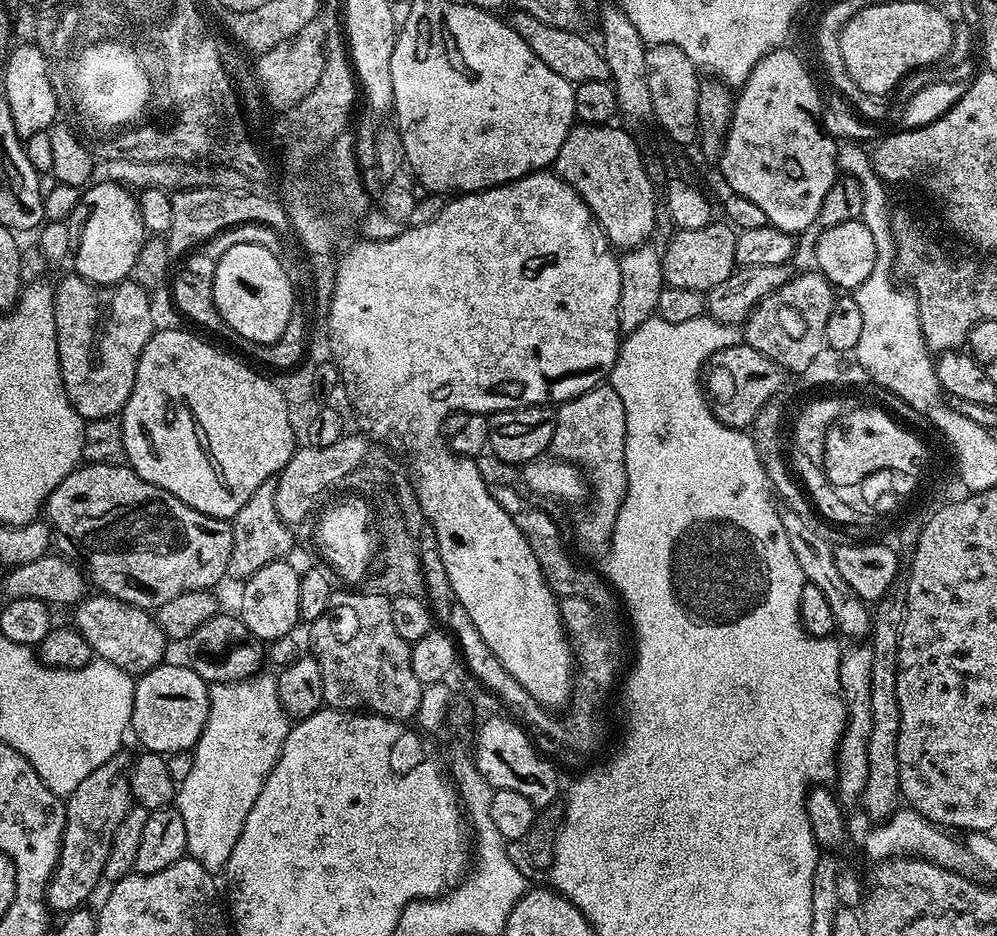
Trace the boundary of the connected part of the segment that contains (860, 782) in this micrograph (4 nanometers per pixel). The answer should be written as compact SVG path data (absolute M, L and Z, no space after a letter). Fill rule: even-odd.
M852 642L840 654L838 662L838 682L840 696L844 699L844 713L848 721L844 723L844 733L836 751L836 774L834 777L834 791L836 799L841 805L855 805L868 777L868 763L866 762L866 746L870 742L870 673L874 666L872 645L868 642Z

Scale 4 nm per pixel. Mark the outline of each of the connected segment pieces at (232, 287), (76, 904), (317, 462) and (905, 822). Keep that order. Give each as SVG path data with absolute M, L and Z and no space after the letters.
M243 244L242 246L230 246L226 254L216 261L214 270L214 306L218 314L222 314L225 325L233 328L244 340L252 344L265 346L282 338L282 332L290 321L293 313L297 311L296 296L292 293L292 280L288 277L286 269L280 265L277 253L266 246L254 246Z
M115 752L110 759L102 762L102 766L98 766L98 770L94 770L94 774L82 778L82 782L78 782L76 789L66 798L60 856L52 869L52 880L48 884L48 907L53 913L67 914L85 907L92 891L104 880L110 842L122 818L126 818L134 806L130 790L133 757L127 756L126 752Z
M345 434L341 440L332 443L330 446L308 444L307 446L297 447L296 452L290 458L290 462L286 462L284 469L275 477L274 506L280 517L284 519L285 524L297 526L296 524L302 523L307 518L308 511L315 506L316 499L327 488L334 487L339 480L341 482L347 481L351 472L369 459L369 441L363 435L360 436Z
M902 806L895 810L887 820L879 821L870 827L872 828L865 834L862 846L865 854L874 862L891 859L896 855L914 855L960 876L974 878L980 872L979 865L973 855L970 854L969 848L963 844L963 841L952 838L951 833L930 823L913 808Z

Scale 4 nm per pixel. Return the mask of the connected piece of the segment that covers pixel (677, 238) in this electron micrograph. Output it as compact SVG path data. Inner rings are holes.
M713 222L706 226L698 226L698 230L673 231L672 241L668 249L662 252L662 274L665 285L682 290L698 290L707 293L718 282L726 282L738 265L734 254L734 242L737 229L727 222Z

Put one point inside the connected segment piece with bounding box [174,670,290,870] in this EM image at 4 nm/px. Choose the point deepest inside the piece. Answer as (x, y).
(246, 727)

